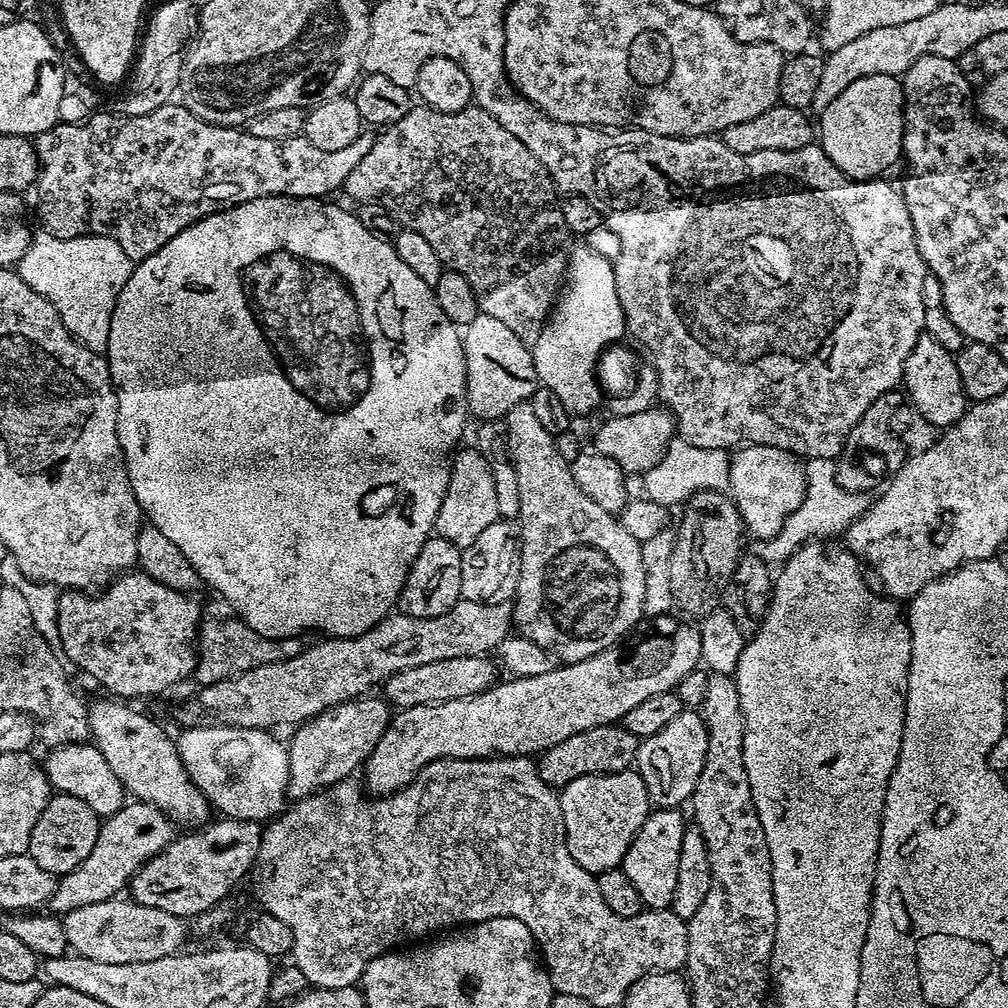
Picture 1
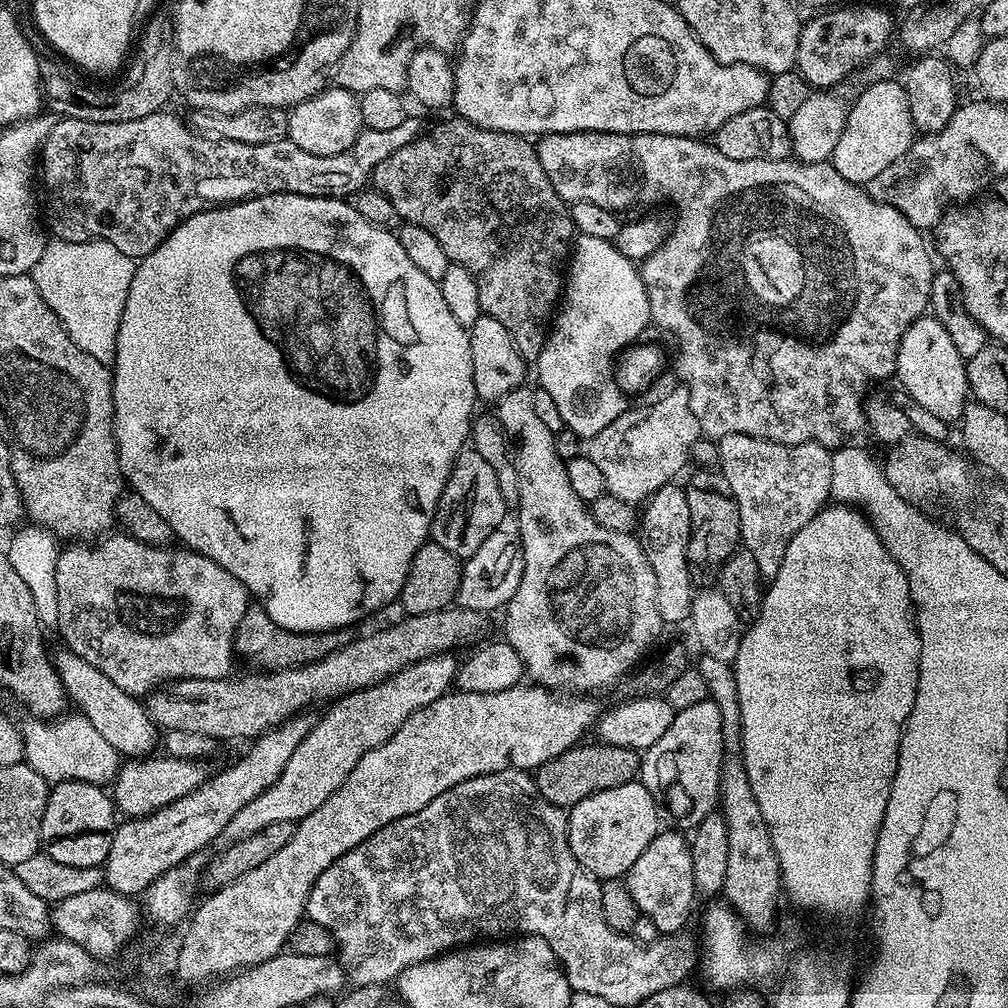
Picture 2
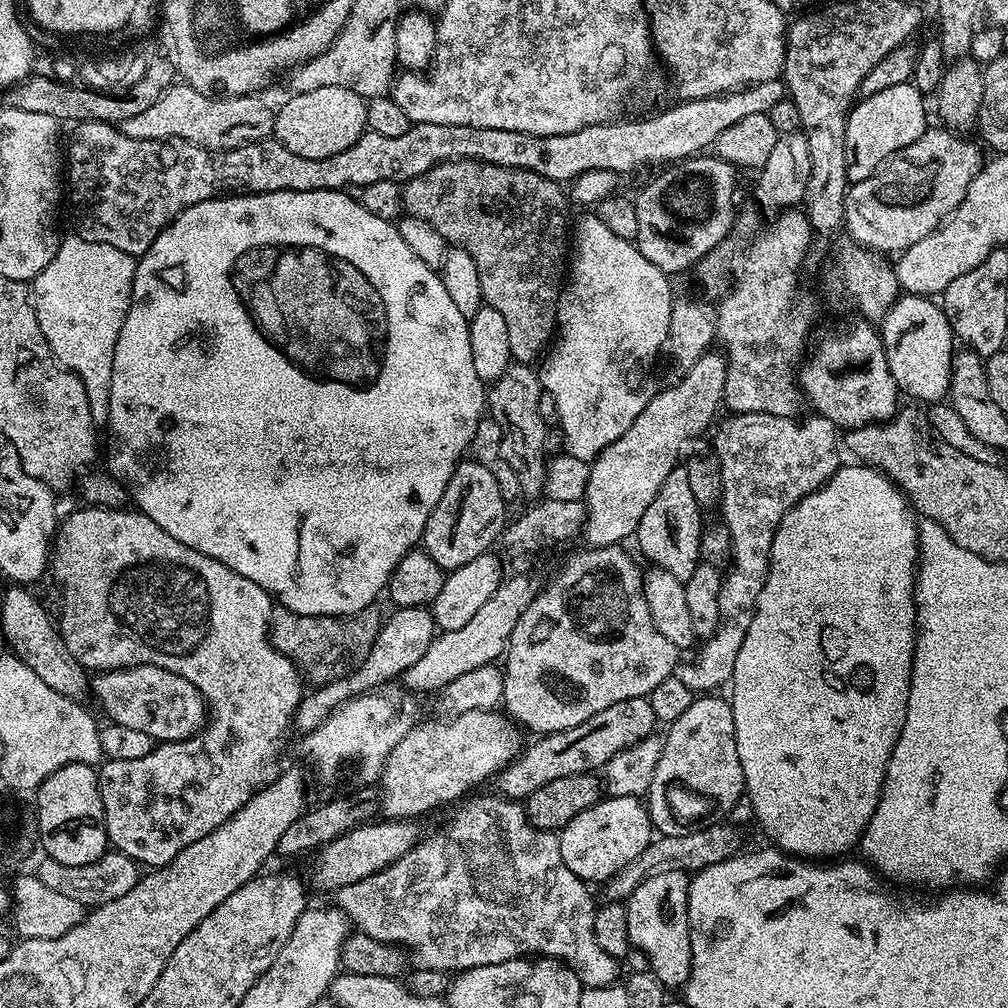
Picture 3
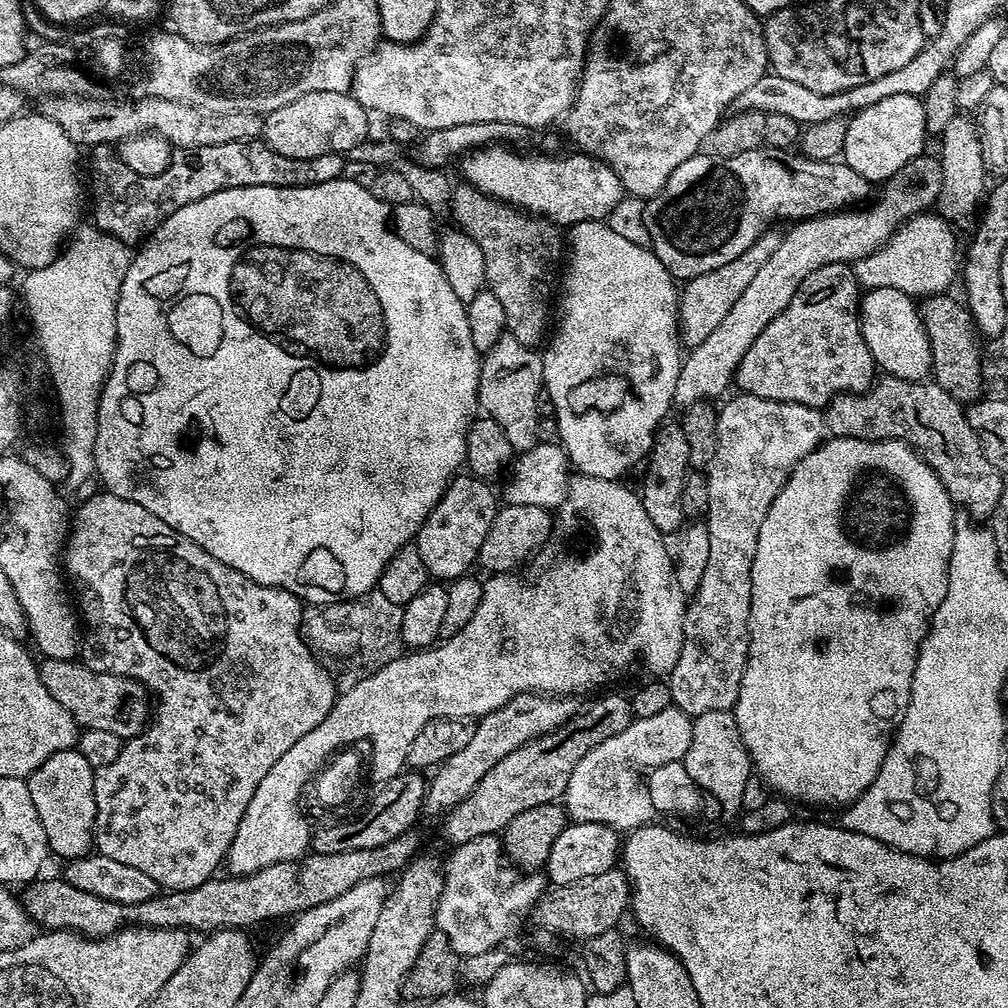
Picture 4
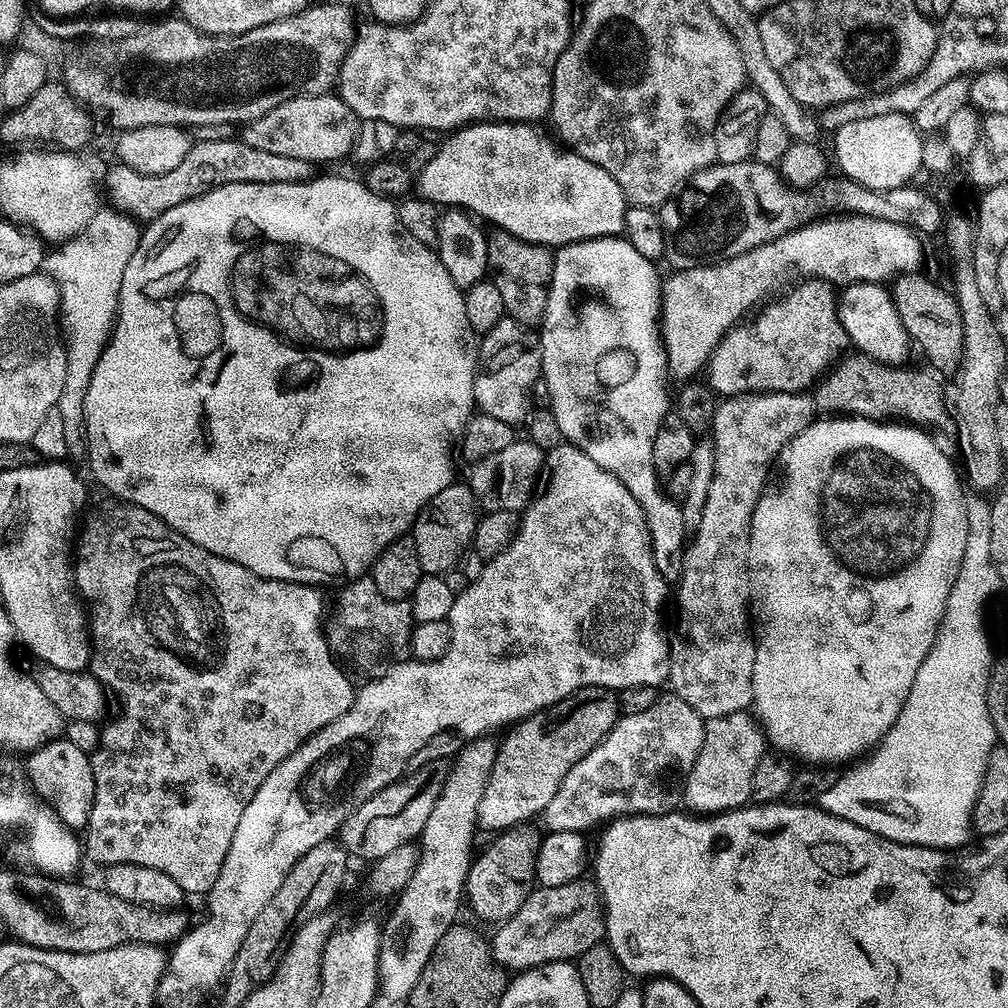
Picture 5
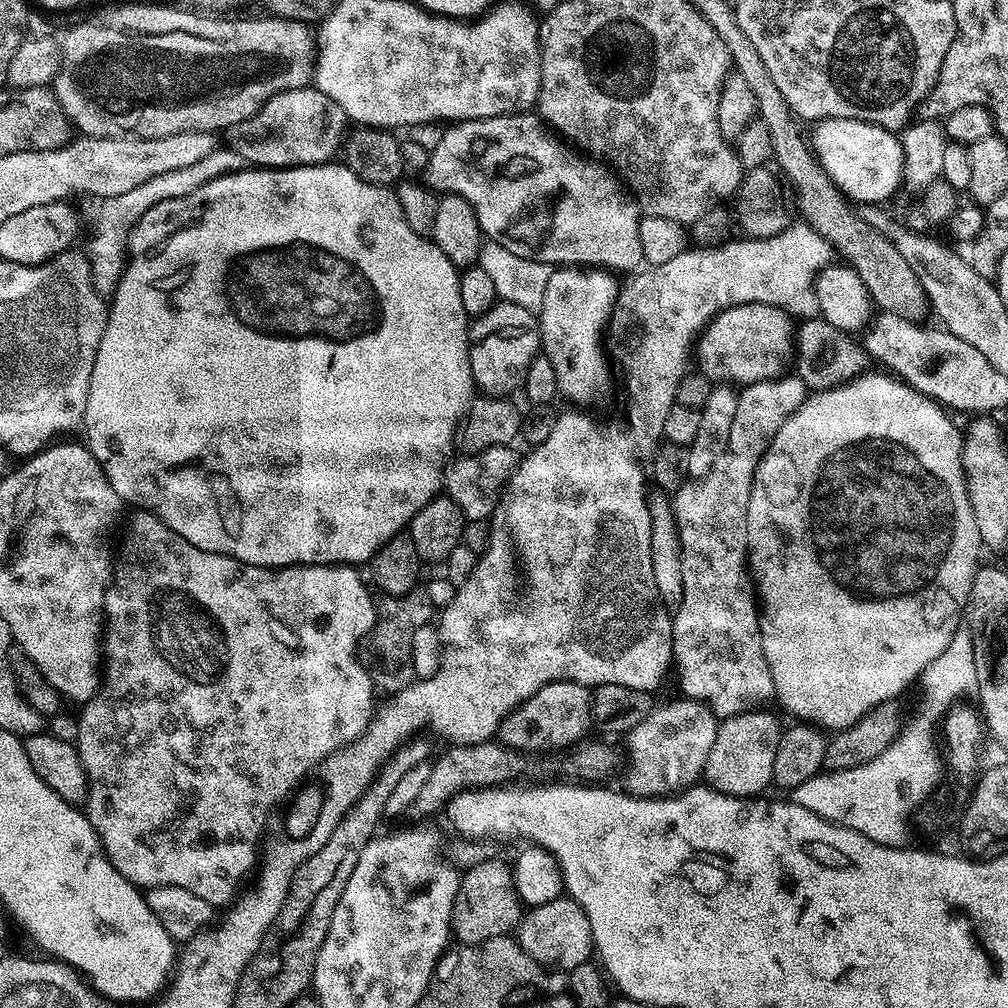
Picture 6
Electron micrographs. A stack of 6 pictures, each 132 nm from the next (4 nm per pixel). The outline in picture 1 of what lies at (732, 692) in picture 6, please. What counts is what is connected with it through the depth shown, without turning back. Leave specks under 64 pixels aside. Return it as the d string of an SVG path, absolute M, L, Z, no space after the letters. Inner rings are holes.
M745 444L731 453L728 461L728 485L730 494L736 501L740 518L749 533L757 536L757 541L771 539L780 532L788 515L796 510L808 489L808 476L804 473L805 461L794 452L787 452L765 444Z

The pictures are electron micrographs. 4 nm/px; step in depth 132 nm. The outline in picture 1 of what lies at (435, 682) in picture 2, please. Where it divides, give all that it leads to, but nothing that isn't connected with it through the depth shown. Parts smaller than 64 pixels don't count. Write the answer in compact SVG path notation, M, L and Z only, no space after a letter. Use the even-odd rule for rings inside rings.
M365 694L354 700L347 700L338 706L328 708L325 712L310 720L304 721L295 729L292 741L287 741L288 756L291 758L291 774L288 779L288 794L292 798L303 798L331 788L340 780L347 780L353 775L356 767L363 765L372 752L372 747L379 742L382 734L388 729L390 719L390 705L387 700L376 694Z

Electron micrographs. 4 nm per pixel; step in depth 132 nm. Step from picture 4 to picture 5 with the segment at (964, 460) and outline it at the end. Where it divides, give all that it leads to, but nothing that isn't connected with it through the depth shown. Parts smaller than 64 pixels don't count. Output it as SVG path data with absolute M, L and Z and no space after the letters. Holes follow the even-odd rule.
M863 354L851 355L832 364L815 385L814 399L821 413L865 416L881 422L901 418L926 430L947 426L950 408L944 405L944 392L935 375L915 372L909 366L883 364Z

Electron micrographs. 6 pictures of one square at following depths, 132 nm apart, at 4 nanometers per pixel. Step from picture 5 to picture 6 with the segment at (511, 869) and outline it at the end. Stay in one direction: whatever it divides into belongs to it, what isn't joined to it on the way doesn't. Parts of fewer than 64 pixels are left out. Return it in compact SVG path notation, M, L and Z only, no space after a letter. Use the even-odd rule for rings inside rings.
M484 860L461 875L458 894L454 898L451 930L451 935L455 939L457 936L460 944L481 944L490 938L509 935L521 920L522 905L512 885L512 870L507 863L503 864L500 860Z

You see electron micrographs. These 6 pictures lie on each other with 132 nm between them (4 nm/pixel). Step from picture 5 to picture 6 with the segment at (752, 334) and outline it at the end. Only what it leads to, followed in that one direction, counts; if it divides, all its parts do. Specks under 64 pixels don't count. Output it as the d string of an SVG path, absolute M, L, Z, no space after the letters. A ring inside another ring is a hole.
M736 304L717 312L704 327L694 345L694 360L699 371L713 382L731 382L747 386L785 375L784 368L794 360L794 326L788 322L783 307L765 304Z

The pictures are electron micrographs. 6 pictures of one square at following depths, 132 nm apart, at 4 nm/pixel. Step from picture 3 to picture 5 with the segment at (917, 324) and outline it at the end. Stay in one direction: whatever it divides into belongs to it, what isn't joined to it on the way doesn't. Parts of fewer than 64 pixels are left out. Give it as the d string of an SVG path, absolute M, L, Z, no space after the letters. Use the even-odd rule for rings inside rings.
M862 282L847 285L839 293L836 309L851 347L857 353L874 358L883 364L900 366L907 361L904 359L908 356L908 347L910 348L908 331L906 326L902 326L902 318L898 318L898 310L892 301L891 291L883 283Z

